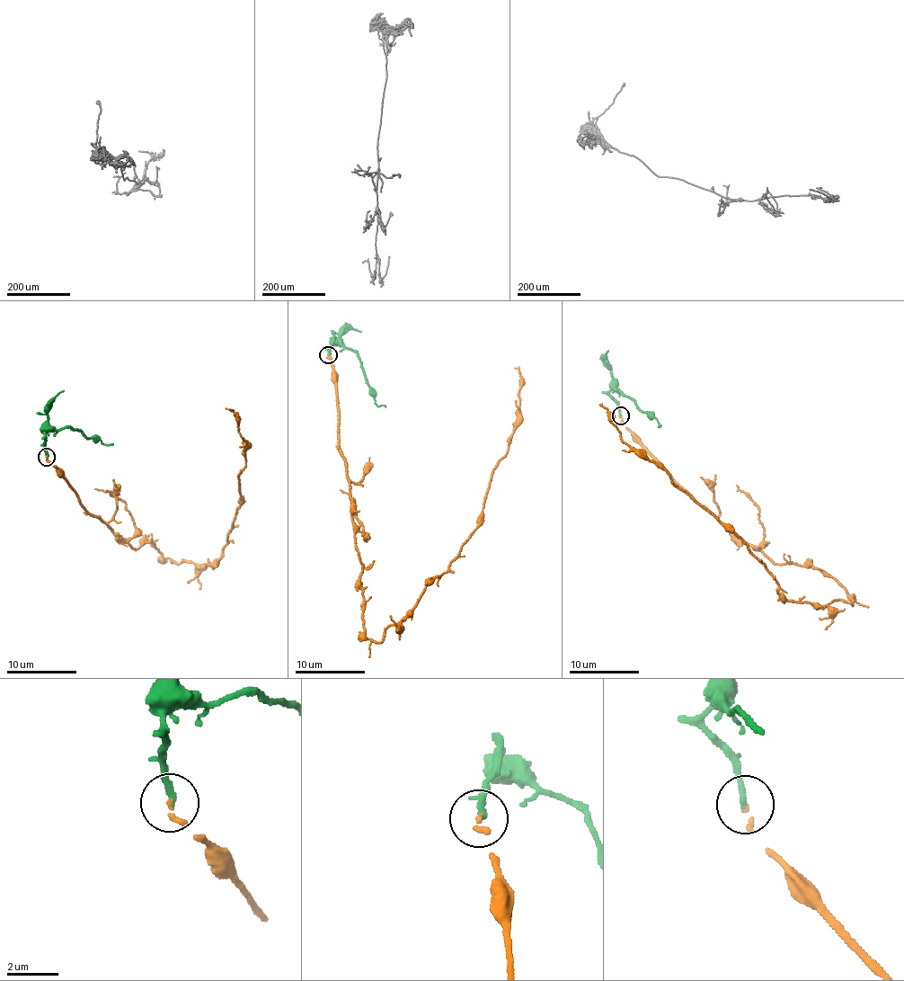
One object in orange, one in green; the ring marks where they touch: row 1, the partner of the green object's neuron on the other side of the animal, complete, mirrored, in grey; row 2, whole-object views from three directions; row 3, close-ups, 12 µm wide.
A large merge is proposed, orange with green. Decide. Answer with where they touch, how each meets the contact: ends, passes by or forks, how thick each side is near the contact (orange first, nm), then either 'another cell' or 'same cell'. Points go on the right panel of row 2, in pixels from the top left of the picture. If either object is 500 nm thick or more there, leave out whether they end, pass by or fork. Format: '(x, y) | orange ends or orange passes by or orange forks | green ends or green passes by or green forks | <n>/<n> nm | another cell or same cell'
(620, 415) | orange ends | green ends | 160/240 nm | same cell

